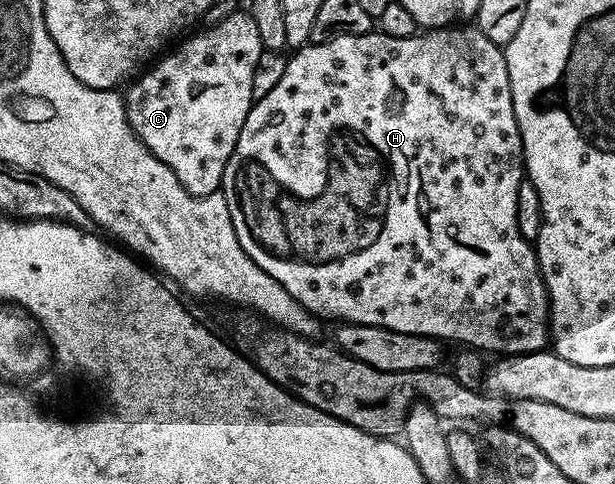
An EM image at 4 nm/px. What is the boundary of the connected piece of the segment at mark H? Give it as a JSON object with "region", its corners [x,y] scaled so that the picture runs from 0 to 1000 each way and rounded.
{"region":[[[727,56],[722,60],[702,60],[681,66],[670,76],[644,81],[637,72],[620,64],[598,68],[567,68],[533,81],[527,89],[499,89],[483,103],[465,130],[462,155],[455,171],[429,196],[429,205],[415,209],[403,229],[403,246],[397,246],[397,262],[390,271],[390,287],[384,287],[384,304],[371,329],[371,345],[364,345],[361,364],[361,407],[371,419],[371,444],[377,444],[377,469],[384,469],[384,494],[390,494],[390,510],[416,545],[468,610],[475,610],[496,634],[501,647],[515,651],[519,657],[538,655],[543,667],[566,671],[603,671],[605,676],[631,676],[637,684],[668,688],[685,696],[704,696],[714,707],[746,705],[751,717],[763,717],[792,731],[834,733],[839,729],[880,729],[889,719],[894,700],[894,620],[888,607],[888,587],[881,574],[881,562],[875,550],[875,527],[870,508],[846,486],[846,469],[839,461],[839,395],[846,395],[846,378],[852,370],[852,335],[849,329],[849,289],[846,287],[846,262],[839,254],[839,229],[833,221],[833,188],[826,171],[826,138],[818,95],[800,89],[777,62],[776,56]]]}

